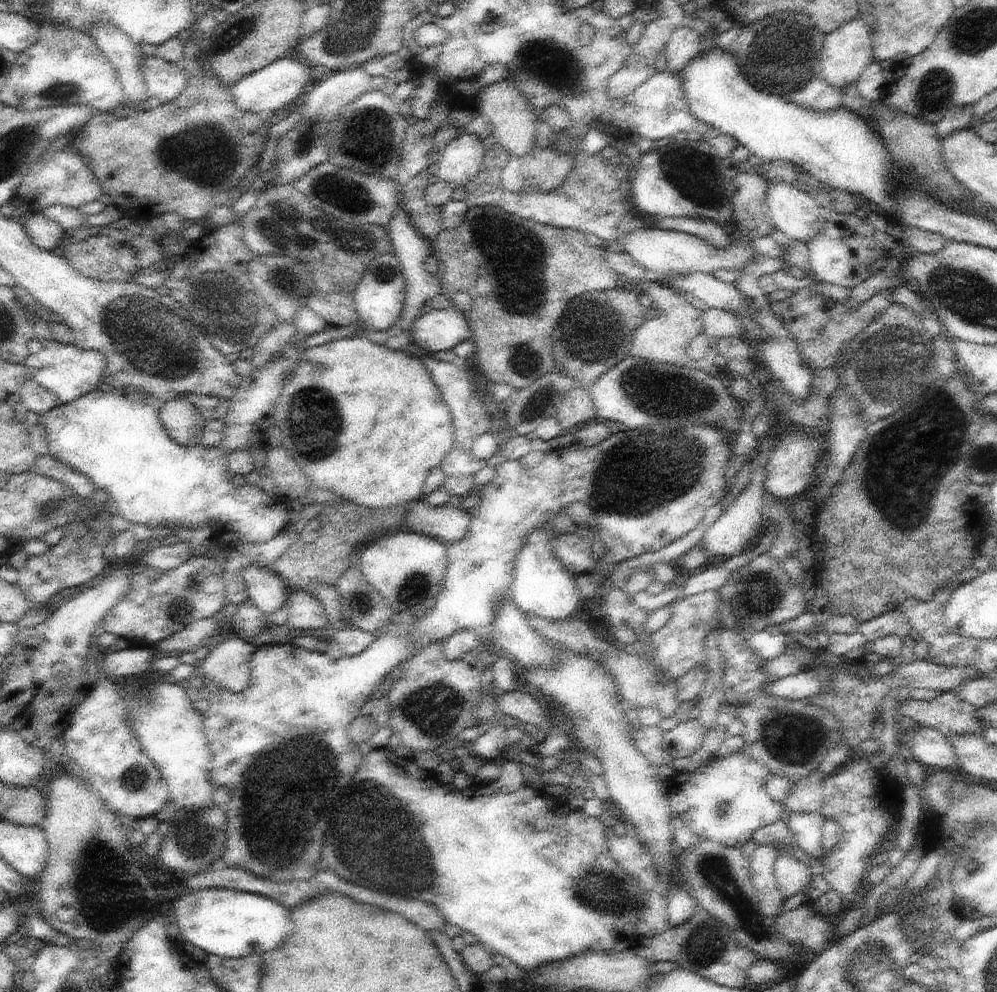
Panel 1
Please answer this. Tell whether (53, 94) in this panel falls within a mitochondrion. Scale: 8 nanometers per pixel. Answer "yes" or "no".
yes

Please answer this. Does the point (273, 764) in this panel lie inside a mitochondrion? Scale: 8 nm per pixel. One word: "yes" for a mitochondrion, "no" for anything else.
yes

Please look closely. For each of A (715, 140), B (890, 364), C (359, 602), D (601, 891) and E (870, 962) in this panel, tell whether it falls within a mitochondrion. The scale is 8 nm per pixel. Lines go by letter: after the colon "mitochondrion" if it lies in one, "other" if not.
A: other
B: mitochondrion
C: mitochondrion
D: mitochondrion
E: mitochondrion

